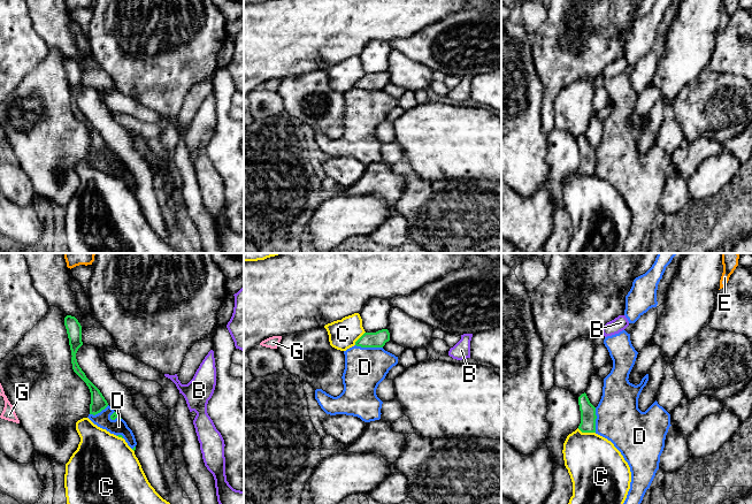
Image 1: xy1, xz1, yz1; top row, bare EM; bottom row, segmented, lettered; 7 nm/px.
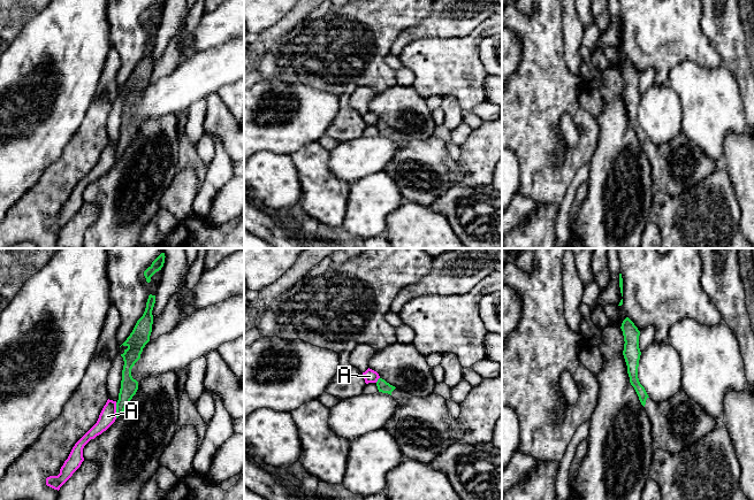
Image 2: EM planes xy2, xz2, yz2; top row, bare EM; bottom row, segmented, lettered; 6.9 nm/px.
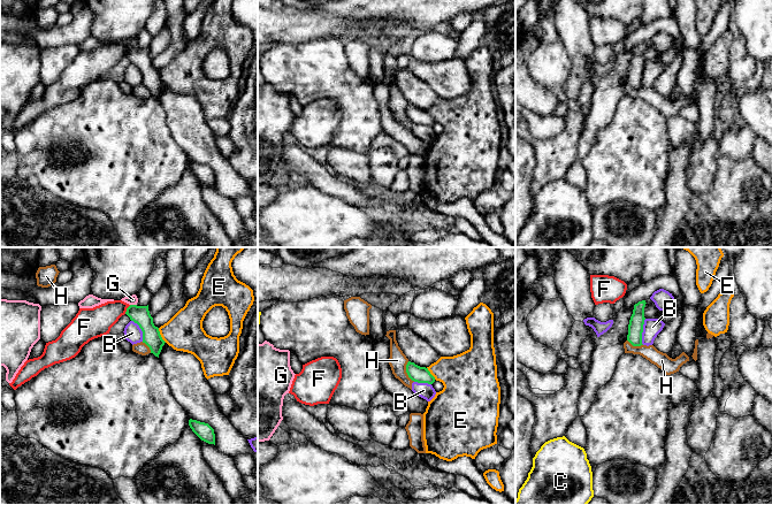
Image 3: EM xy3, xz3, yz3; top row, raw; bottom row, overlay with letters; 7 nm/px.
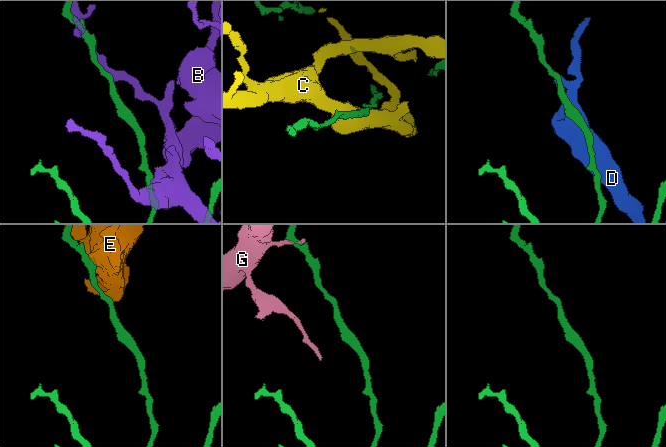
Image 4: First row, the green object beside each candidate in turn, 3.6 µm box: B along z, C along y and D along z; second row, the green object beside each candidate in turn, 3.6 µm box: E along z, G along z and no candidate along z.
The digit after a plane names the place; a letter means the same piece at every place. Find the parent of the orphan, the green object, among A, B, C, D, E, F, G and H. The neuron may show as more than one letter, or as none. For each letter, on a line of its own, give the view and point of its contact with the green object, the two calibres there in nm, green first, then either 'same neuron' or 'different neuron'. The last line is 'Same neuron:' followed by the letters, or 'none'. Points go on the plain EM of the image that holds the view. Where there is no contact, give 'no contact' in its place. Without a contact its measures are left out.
A: meets green in xy2 at (116, 153); 120 nm thick on the green side, 120 nm on the other; different neuron
B: meets green in yz3 at (642, 74); 110 nm thick on the green side, 120 nm on the other; different neuron
C: meets green in yz1 at (586, 174); 110 nm thick on the green side, 380 nm on the other; different neuron
D: meets green in xz1 at (369, 89); 110 nm thick on the green side, 280 nm on the other; different neuron
E: meets green in xy3 at (160, 77); 130 nm thick on the green side, 260 nm on the other; different neuron
F: meets green in xy3 at (127, 52); 130 nm thick on the green side, 220 nm on the other; different neuron
G: meets green in xy3 at (134, 47); 130 nm thick on the green side, 70 nm on the other; different neuron
H: meets green in xz3 at (406, 114); 110 nm thick on the green side, 120 nm on the other; different neuron
Same neuron: none

